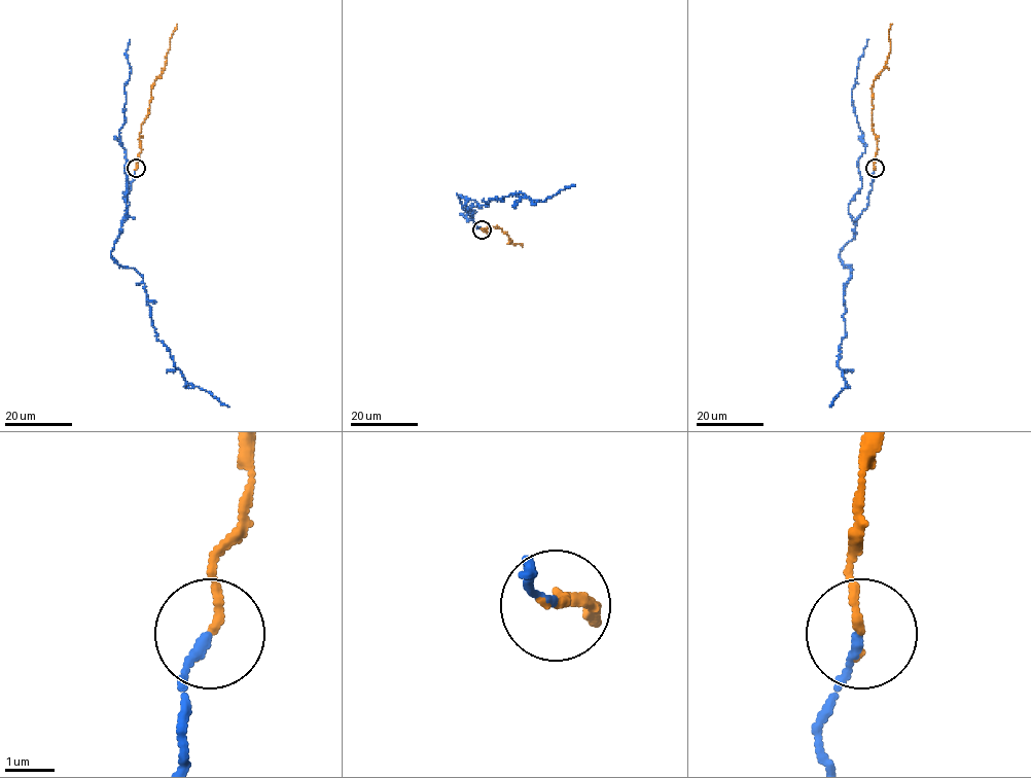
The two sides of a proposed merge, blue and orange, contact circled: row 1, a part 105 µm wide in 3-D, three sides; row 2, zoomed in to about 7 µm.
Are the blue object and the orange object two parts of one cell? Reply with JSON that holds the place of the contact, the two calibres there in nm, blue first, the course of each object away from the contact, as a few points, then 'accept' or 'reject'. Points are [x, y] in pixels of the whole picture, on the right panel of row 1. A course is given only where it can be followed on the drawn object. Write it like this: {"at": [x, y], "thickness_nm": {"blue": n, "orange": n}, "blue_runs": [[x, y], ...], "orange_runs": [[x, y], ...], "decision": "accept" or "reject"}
{"at": [875, 168], "thickness_nm": {"blue": 190, "orange": 180}, "blue_runs": [[875, 168], [856, 234], [839, 255], [851, 275], [844, 293], [846, 333], [838, 367], [846, 387], [829, 407]], "orange_runs": [[875, 168], [878, 141], [873, 129], [872, 87], [890, 52], [888, 30], [892, 25]], "decision": "accept"}

